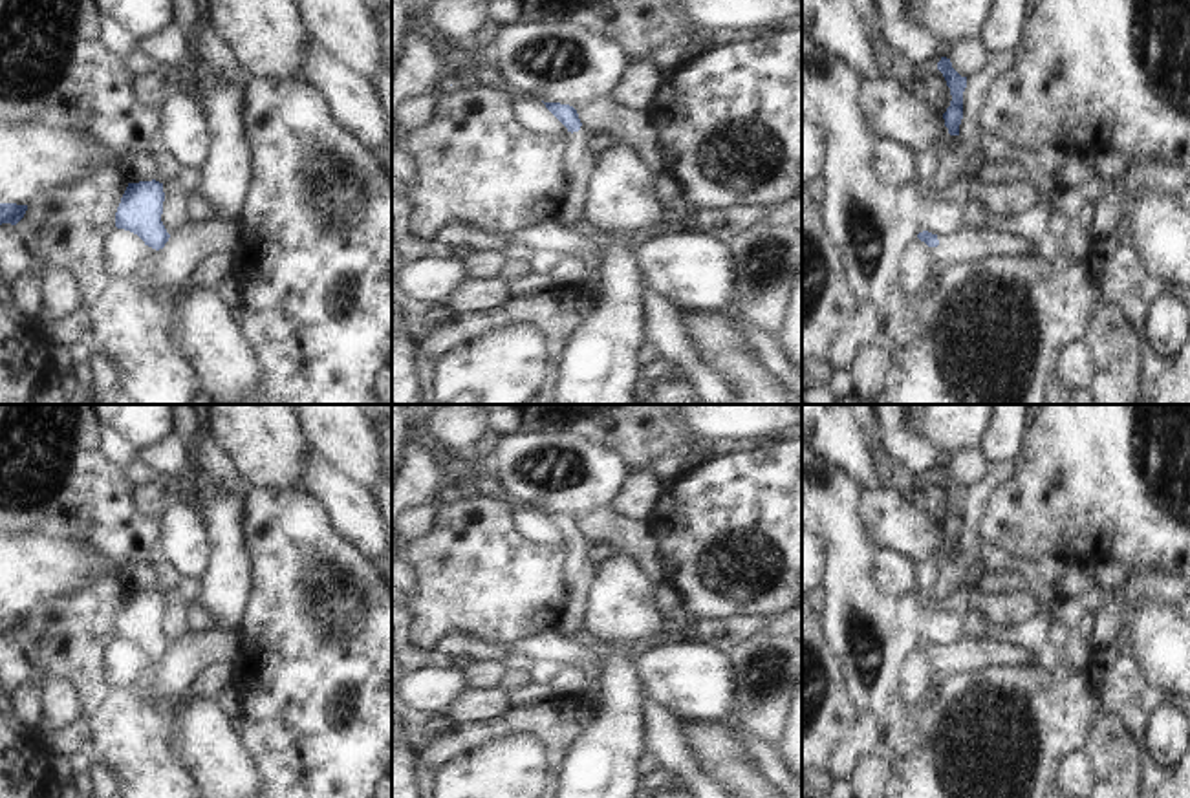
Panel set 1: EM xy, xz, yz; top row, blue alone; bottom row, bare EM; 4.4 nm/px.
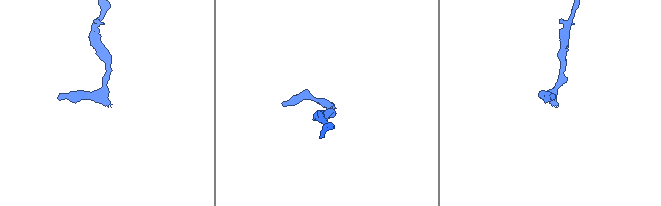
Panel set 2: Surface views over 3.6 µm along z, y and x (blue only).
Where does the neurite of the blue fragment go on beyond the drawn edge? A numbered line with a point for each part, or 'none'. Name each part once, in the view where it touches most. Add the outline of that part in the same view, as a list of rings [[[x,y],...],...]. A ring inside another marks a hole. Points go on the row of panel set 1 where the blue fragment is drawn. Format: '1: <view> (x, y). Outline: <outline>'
1: xz (579, 161). Outline: [[[562,124],[562,137],[566,139],[564,167],[569,179],[569,192],[566,196],[566,203],[557,214],[557,221],[564,227],[571,227],[584,216],[588,205],[588,181],[600,156],[595,156],[586,148],[588,130],[584,126],[571,134]]]

